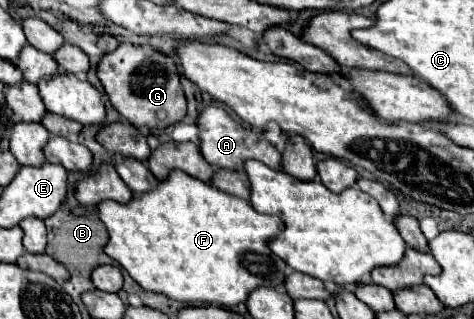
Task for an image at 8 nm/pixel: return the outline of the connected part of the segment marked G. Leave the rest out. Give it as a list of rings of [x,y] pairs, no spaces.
[[[121,44],[115,52],[105,54],[99,62],[97,76],[113,108],[135,128],[167,128],[181,122],[187,114],[185,94],[179,84],[179,70],[169,56],[155,52],[151,46]]]

